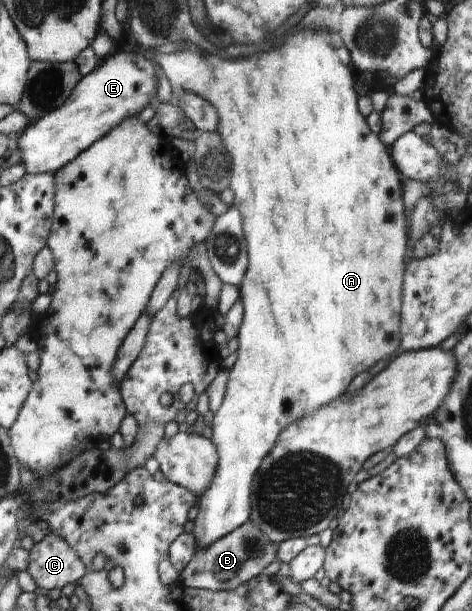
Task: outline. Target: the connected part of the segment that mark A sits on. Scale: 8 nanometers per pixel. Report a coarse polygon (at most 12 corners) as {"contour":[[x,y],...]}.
{"contour":[[321,27],[155,61],[248,266],[197,549],[400,345],[403,177]]}

